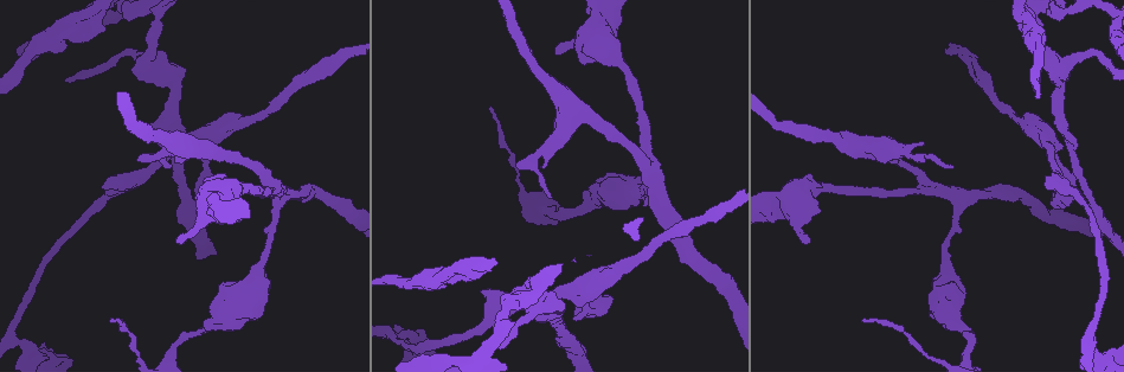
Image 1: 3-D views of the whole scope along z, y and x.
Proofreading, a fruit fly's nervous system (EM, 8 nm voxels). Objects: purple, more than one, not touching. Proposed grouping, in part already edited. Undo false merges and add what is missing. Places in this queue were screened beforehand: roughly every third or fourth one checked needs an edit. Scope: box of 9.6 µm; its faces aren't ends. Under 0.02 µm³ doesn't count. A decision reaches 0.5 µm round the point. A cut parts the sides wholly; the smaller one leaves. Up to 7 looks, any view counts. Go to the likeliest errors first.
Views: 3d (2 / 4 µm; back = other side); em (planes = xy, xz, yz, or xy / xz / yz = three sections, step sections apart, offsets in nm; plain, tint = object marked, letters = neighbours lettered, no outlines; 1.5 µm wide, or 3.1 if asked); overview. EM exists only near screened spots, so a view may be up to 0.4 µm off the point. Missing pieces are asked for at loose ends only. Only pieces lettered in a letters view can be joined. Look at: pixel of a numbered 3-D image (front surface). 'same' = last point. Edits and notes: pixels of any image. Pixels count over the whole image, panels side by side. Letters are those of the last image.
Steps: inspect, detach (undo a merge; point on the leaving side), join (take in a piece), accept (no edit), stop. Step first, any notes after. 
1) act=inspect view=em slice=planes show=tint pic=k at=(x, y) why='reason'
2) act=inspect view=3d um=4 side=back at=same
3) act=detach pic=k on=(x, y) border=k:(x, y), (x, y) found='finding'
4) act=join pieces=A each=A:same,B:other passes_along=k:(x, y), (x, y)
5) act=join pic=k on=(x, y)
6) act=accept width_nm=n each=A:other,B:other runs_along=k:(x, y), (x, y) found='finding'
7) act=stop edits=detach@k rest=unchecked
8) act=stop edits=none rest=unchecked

act=inspect view=em slice=planes show=letters pic=1 at=(105, 30)

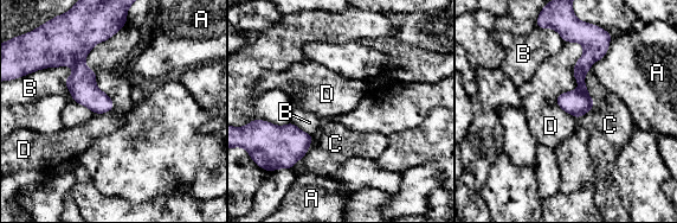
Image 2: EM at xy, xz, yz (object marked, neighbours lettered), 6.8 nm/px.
act=accept each=A:other,B:other,C:other,D:other border=2:(122, 27), (95, 114) found='none of them fits'

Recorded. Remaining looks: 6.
act=inspect view=3d um=4 pic=1 at=(653, 166) why='sharp bend'

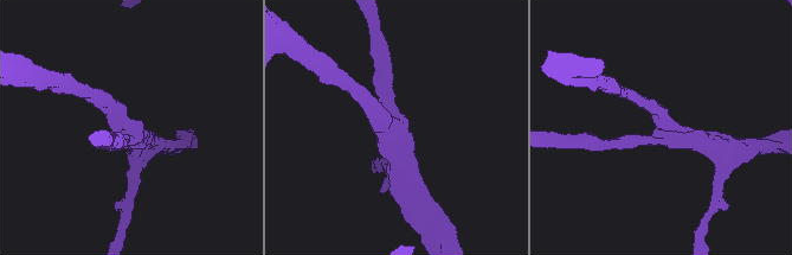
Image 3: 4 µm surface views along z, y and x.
act=inspect view=em slice=planes show=letters pic=3 at=(662, 135) arms=3 arm_widths_nm=190,220,320 why='shape alone is not enough'

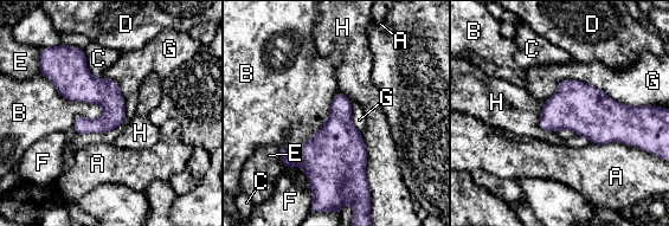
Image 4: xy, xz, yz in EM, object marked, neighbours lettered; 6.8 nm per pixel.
act=accept longest_contact=G:700nm each=A:other,B:other,C:other,D:other,E:other,F:other,G:other,H:other border=4:(542, 102), (574, 78), (645, 105) found='continuous, no second cell'

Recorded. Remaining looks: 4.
act=inspect view=em slice=planes show=tint pic=1 at=(390, 335) why='four-way junction'

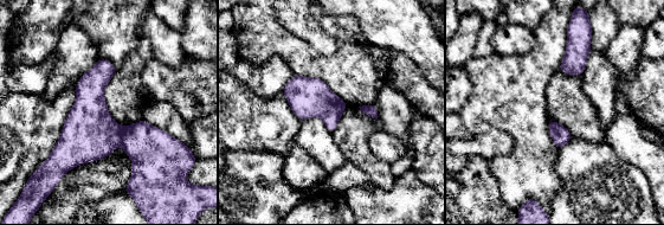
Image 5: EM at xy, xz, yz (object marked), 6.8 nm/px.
act=inspect view=em slice=planes show=letters at=same why='what lies round it'

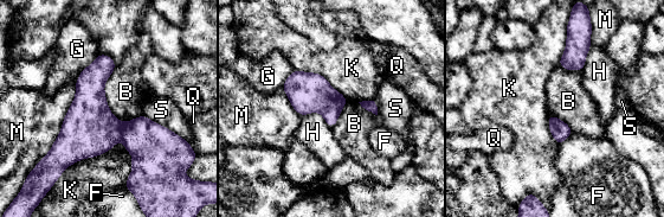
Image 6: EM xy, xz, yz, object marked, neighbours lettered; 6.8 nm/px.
act=detach pic=6 on=(154, 147) each=B:other,F:other,G:other,H:other,K:other,M:other,Q:other,S:other border=6:(124, 123), (121, 139) found='two cells meet here'

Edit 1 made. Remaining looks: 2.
act=stop edits=detach@6 rest=unchecked

